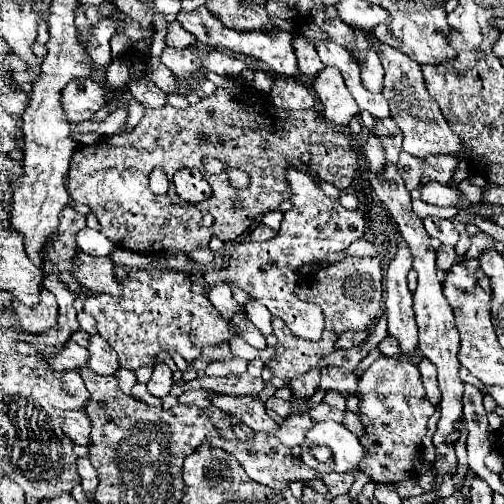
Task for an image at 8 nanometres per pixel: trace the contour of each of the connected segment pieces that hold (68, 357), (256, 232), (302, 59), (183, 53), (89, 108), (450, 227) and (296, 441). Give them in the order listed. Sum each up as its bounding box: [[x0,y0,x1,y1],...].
[[46,341,90,371],[250,225,274,241],[294,35,324,77],[162,49,202,77],[62,79,108,123],[424,217,460,245],[278,415,314,447]]

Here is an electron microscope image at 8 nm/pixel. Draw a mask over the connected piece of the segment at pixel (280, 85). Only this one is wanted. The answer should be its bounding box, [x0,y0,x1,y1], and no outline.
[270,77,316,111]

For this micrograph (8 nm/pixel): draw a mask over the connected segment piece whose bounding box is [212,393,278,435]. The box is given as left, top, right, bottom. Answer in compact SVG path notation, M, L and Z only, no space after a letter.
M222 393L222 395L212 397L212 403L218 409L228 411L234 417L238 417L242 423L246 423L254 431L264 431L268 435L276 435L276 431L278 431L278 423L266 413L264 405L254 395L230 397L230 395Z

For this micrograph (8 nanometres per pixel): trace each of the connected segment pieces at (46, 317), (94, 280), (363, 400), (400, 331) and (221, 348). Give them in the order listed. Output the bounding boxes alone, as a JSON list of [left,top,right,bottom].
[[14,289,58,333],[72,251,122,299],[360,355,435,483],[386,235,418,353],[202,341,232,359]]

